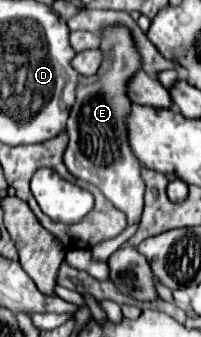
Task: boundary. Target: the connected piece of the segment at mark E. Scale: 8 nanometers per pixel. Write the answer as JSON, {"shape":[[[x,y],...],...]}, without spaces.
{"shape":[[[122,26],[102,32],[100,50],[104,52],[104,62],[94,76],[82,78],[76,102],[70,110],[66,126],[70,142],[64,152],[64,164],[76,178],[96,184],[100,192],[126,214],[128,224],[138,224],[144,208],[144,182],[140,178],[140,162],[134,158],[126,136],[126,116],[130,112],[126,84],[142,62],[134,48],[130,30]]]}

